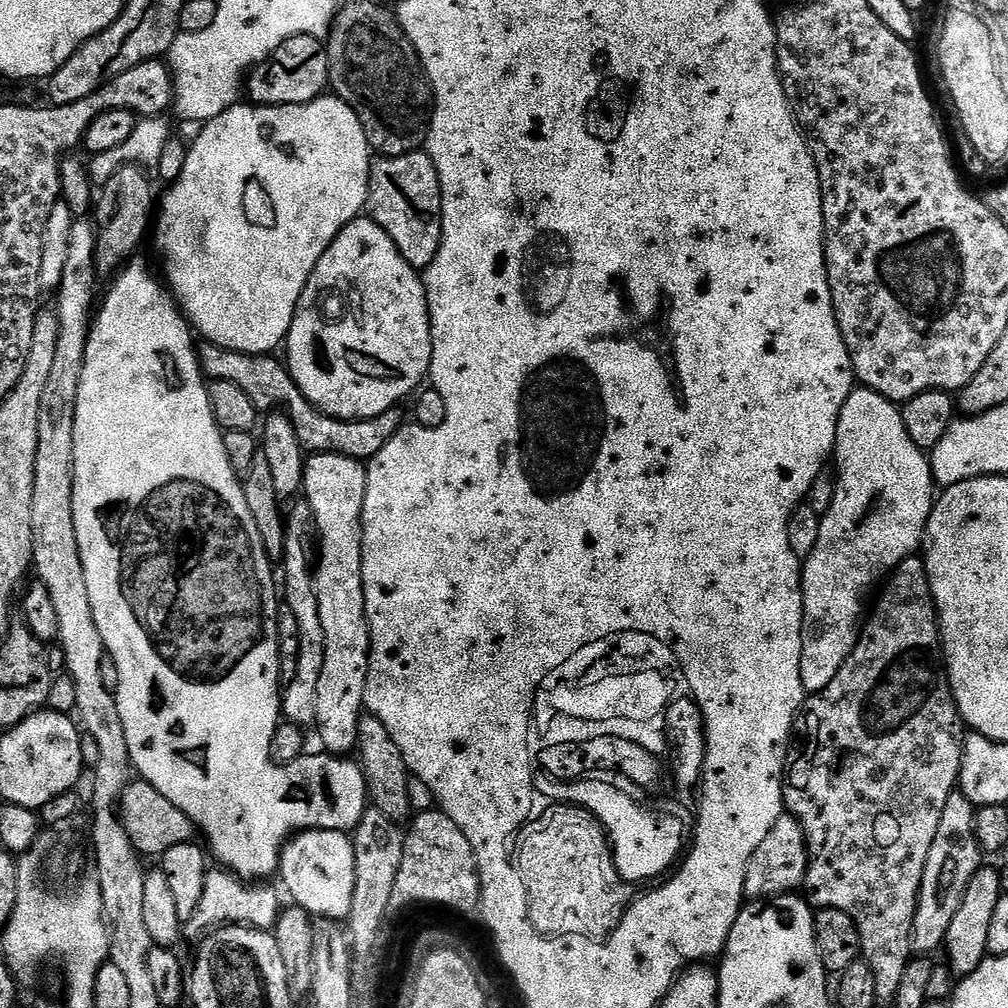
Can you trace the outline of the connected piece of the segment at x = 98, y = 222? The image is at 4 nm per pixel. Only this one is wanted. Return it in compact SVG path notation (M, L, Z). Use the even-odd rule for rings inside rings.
M124 164L110 175L105 184L99 185L98 191L94 196L94 203L91 205L91 215L94 217L94 227L96 230L96 272L103 274L115 273L129 259L128 256L140 244L140 239L144 236L144 227L149 227L150 216L148 214L152 208L154 210L154 200L152 204L152 184L148 181L149 173L143 167L137 167L135 164Z

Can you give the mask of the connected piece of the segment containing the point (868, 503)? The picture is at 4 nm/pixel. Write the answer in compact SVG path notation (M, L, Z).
M857 387L842 406L836 431L834 464L835 460L840 467L836 493L832 496L828 513L825 511L820 521L818 542L802 564L804 628L799 647L800 677L808 694L818 693L830 686L834 674L838 674L856 645L858 625L862 620L860 607L864 604L868 587L876 579L879 581L885 574L891 573L907 556L921 551L924 527L928 524L934 503L932 466L925 449L919 448L910 434L906 434L906 422L902 422L900 408L869 388Z

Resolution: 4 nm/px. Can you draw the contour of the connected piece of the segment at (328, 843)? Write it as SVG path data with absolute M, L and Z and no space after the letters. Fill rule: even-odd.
M318 828L293 835L280 850L279 876L285 890L292 895L291 903L295 907L306 909L316 918L333 922L347 921L354 892L354 846L345 833Z

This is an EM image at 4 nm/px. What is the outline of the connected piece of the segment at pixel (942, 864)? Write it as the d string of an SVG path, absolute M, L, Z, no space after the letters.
M957 790L946 798L946 810L942 810L942 822L938 822L938 834L934 834L934 846L930 846L930 854L926 854L926 870L922 874L922 886L916 902L914 926L912 927L912 951L916 954L932 954L941 947L946 938L946 930L950 930L950 921L962 902L962 894L970 882L970 878L982 866L982 851L975 834L974 805L964 797L964 793Z

